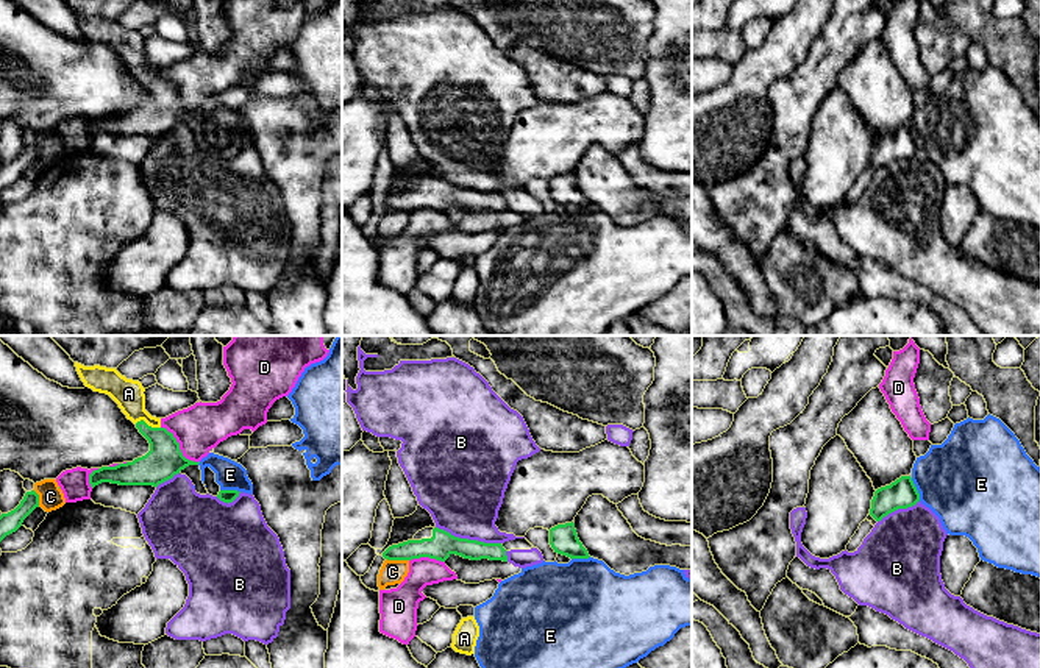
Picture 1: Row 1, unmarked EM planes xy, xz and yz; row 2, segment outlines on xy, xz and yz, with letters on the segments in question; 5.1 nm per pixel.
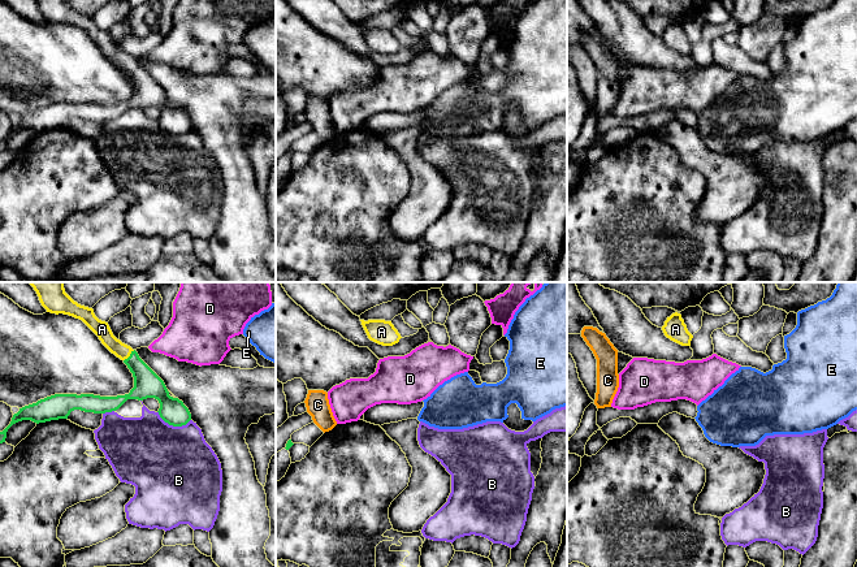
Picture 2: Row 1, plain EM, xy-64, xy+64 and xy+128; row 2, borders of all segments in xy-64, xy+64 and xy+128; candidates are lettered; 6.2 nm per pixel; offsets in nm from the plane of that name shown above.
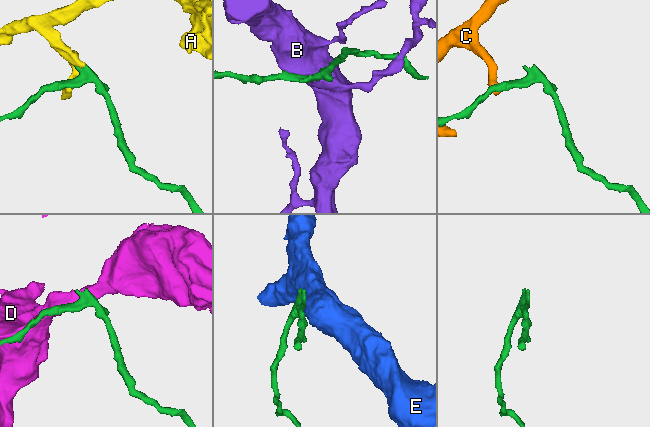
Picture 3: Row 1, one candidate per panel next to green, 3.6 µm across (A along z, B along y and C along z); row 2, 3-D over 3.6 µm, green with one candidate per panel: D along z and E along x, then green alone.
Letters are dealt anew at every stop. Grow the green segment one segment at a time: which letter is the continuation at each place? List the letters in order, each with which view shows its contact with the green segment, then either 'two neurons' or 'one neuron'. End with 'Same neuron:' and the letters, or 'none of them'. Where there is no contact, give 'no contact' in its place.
A: meets green in xy; one neuron
B: meets green in xz; two neurons
C: meets green in xz; two neurons
D: meets green in xy; two neurons
E: meets green in yz; two neurons
Same neuron: A

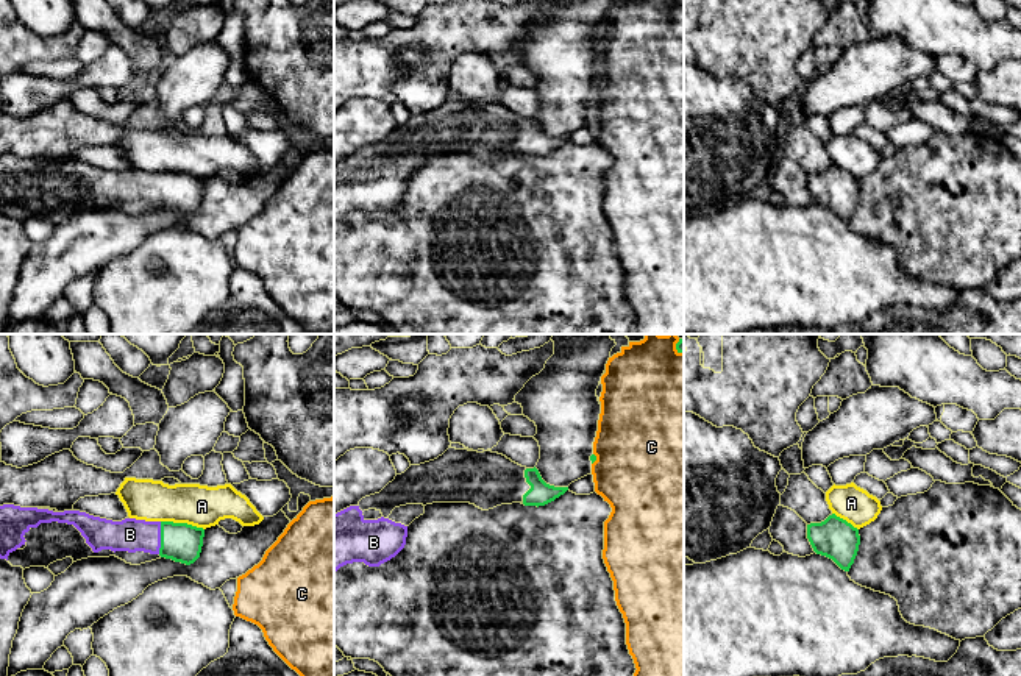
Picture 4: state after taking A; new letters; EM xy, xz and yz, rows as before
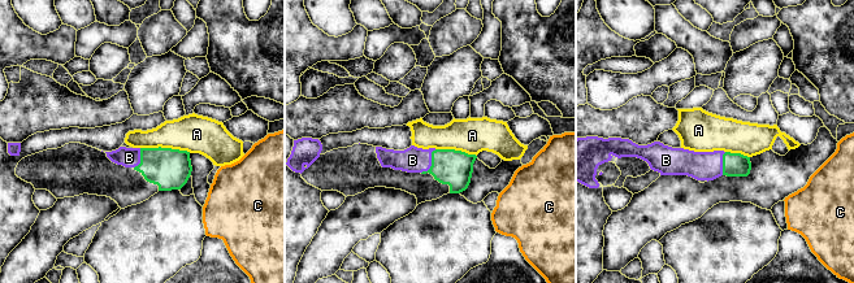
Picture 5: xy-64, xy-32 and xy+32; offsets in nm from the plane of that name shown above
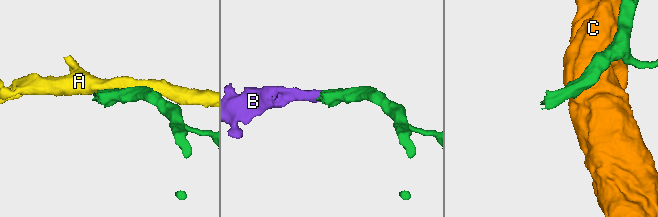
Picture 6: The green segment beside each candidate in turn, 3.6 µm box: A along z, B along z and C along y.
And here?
A: meets green in xy; two neurons
B: meets green in xy; one neuron
C: meets green in xz; two neurons
Same neuron: B

